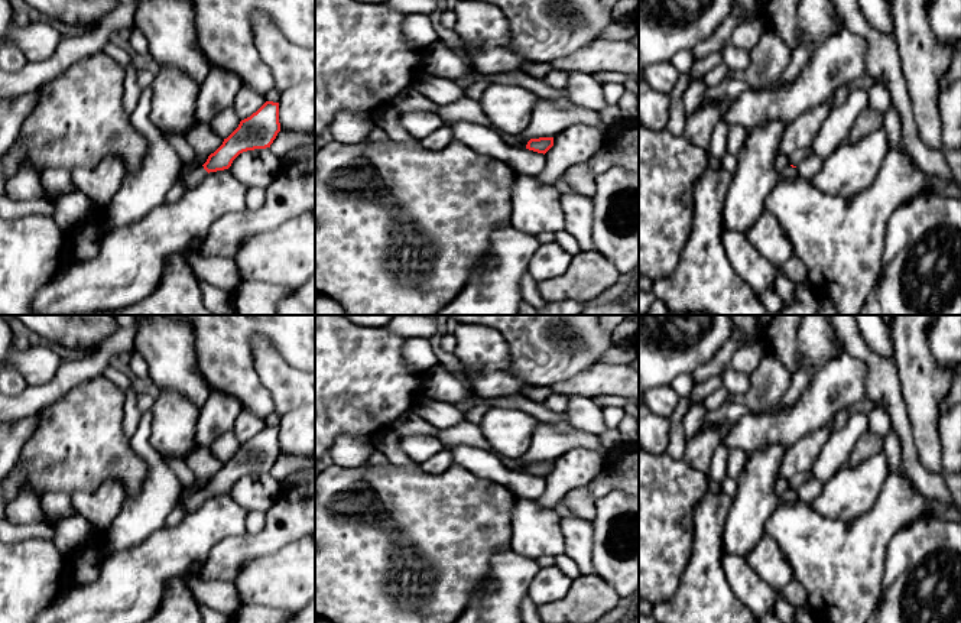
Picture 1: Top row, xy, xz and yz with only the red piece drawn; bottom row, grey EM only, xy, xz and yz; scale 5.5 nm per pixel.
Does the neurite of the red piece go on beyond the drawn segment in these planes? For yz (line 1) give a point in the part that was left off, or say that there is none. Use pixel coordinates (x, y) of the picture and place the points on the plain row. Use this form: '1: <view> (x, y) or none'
1: yz (789, 496)

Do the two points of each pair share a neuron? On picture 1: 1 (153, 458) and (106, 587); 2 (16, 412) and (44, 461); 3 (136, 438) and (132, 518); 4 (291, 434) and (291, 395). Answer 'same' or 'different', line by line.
1: different
2: different
3: same
4: different

